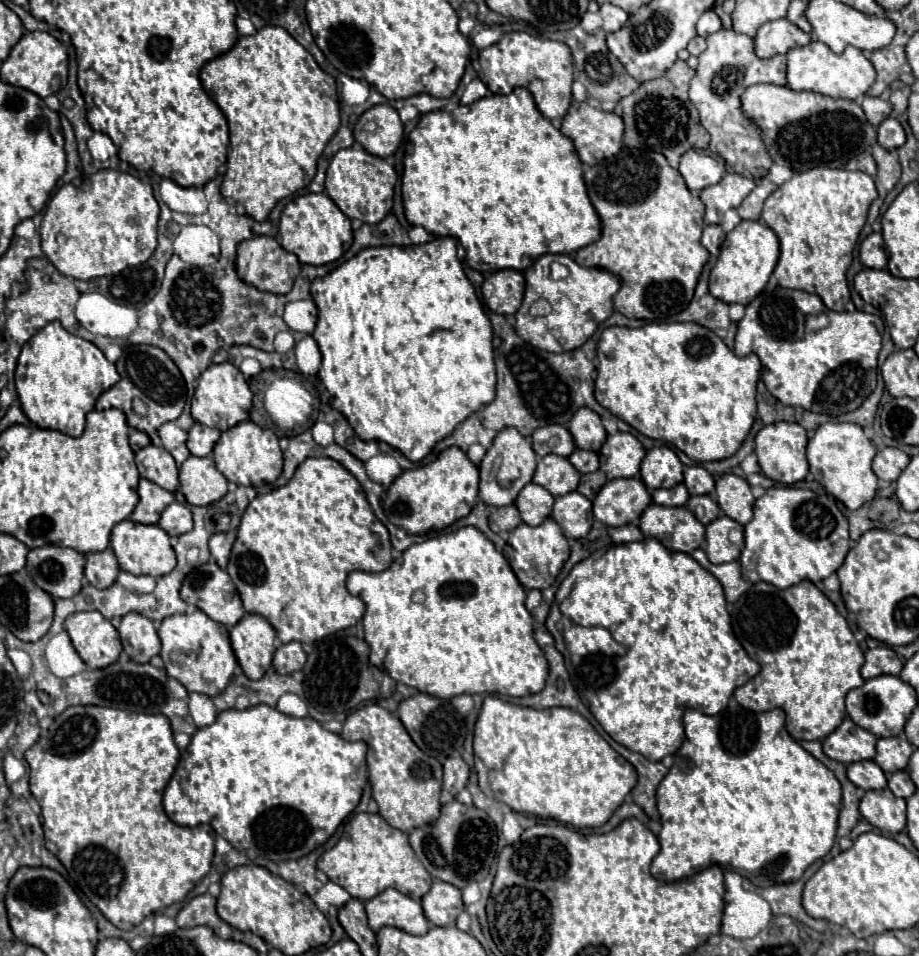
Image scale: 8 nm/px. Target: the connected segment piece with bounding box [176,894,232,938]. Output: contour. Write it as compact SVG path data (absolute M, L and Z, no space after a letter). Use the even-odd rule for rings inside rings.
M200 894L192 898L176 916L176 924L180 928L196 928L196 926L210 926L218 936L230 938L232 926L228 926L216 914L216 898L210 894Z

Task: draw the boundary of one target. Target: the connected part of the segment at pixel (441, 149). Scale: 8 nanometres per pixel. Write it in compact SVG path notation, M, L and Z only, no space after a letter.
M514 88L514 92L508 96L498 96L498 94L486 96L470 106L458 106L452 112L438 110L438 112L428 112L428 114L420 116L420 122L410 132L410 140L406 144L404 174L402 174L402 198L404 198L406 220L410 224L422 226L430 234L436 234L436 236L452 236L452 238L460 240L460 244L466 250L468 266L478 272L496 272L496 270L506 270L506 268L524 272L526 268L530 268L530 264L534 264L534 260L538 260L538 256L572 254L572 252L596 242L602 236L600 216L588 198L584 176L582 176L582 162L576 154L574 142L568 136L564 136L558 128L554 128L552 122L538 112L538 108L526 88Z

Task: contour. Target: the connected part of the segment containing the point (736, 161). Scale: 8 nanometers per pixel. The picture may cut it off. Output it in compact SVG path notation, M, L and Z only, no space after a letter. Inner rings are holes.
M724 28L710 34L706 42L708 42L708 48L698 56L700 64L696 68L696 76L690 82L690 102L698 108L702 128L712 136L710 150L714 154L720 154L726 160L726 164L732 168L732 172L738 172L740 176L750 176L752 180L762 180L768 176L768 170L774 164L774 160L770 160L770 154L766 152L766 144L762 144L762 132L758 132L758 128L750 124L750 120L742 114L740 96L752 84L786 86L786 56L772 56L762 60L756 56L754 40L750 36L738 34L734 30L724 30Z

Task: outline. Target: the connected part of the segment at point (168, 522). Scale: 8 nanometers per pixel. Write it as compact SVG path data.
M172 502L162 512L162 518L160 518L158 526L164 528L170 536L186 534L186 532L192 530L192 512L190 512L190 508L186 504Z

